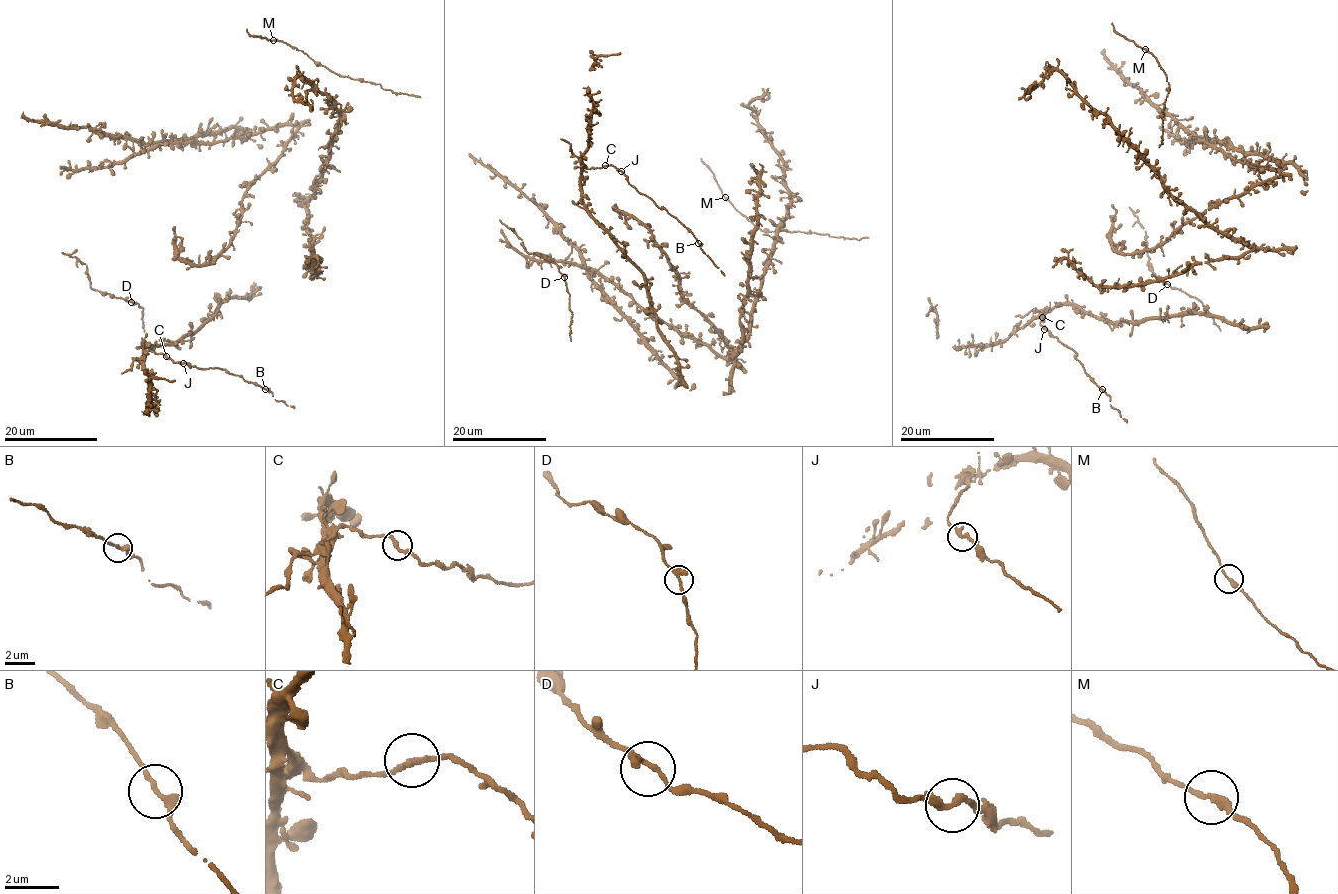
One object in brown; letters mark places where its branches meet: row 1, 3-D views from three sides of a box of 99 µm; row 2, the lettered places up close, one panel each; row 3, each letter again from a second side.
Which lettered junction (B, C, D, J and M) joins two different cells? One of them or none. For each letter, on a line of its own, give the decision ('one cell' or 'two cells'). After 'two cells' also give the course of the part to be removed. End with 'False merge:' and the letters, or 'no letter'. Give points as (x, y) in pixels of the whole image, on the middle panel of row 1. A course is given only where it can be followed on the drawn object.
B: one cell
C: one cell
D: one cell
J: one cell
M: one cell
False merge: no letter

